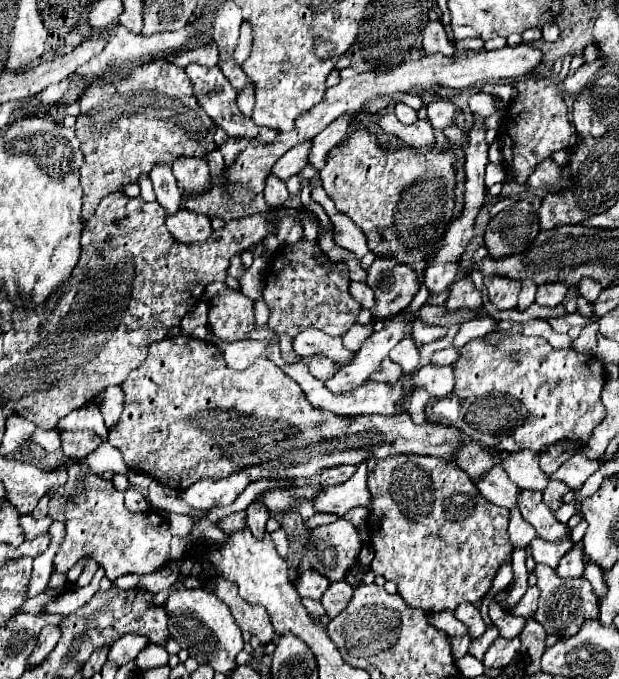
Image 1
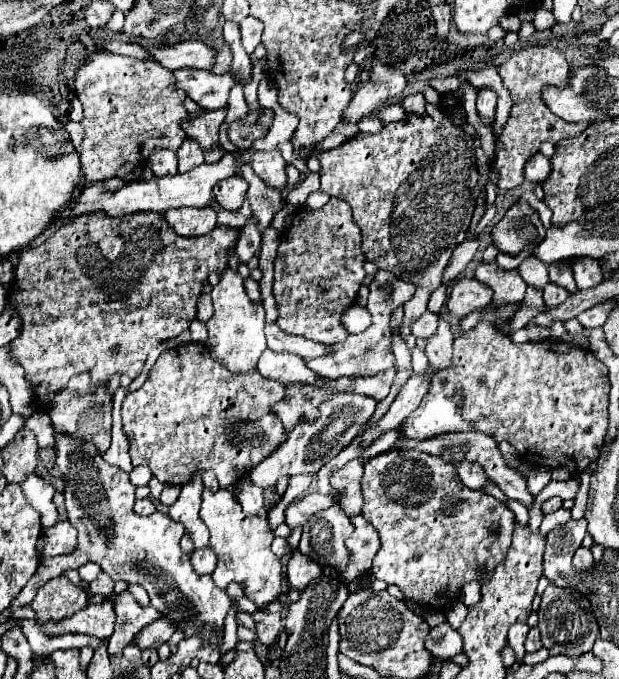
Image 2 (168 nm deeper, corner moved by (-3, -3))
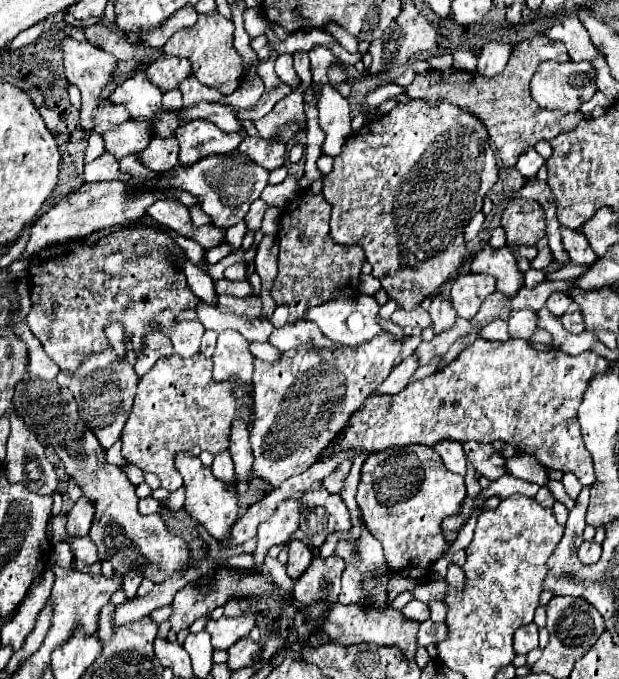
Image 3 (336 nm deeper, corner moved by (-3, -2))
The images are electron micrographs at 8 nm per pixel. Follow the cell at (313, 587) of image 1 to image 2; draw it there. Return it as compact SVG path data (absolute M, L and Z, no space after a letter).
M295 550L291 560L287 562L287 574L289 574L289 584L301 592L313 578L317 578L321 574L321 568L319 568L319 564L315 564L315 560L311 560L309 556L303 556L299 550Z

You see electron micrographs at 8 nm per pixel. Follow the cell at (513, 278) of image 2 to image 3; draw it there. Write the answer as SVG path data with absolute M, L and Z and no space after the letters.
M485 245L481 251L475 253L471 261L473 273L493 275L497 279L497 291L505 297L515 295L523 285L523 271L517 267L515 257L511 255L509 247L493 249Z

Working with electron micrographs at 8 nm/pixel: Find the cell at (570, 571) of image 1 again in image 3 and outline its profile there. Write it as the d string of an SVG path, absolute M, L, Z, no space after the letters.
M585 541L581 547L579 547L579 561L585 563L585 565L593 565L597 563L601 557L601 545L595 543L595 541Z

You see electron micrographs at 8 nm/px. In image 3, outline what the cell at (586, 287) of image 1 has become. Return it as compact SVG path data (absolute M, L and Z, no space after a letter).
M561 227L561 237L563 237L563 247L575 265L593 265L595 263L597 255L591 251L589 241L583 237L583 233L567 231L567 227Z

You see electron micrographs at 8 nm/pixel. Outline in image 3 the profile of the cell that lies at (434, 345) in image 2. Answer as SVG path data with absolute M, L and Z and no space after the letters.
M435 295L433 297L433 303L429 307L429 315L431 315L431 321L433 321L433 329L435 329L435 335L447 331L449 327L455 325L455 309L451 307L451 303L447 299L443 299L441 295Z

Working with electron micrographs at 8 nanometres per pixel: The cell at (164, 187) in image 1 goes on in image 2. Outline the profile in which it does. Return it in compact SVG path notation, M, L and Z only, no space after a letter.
M155 150L151 152L151 160L147 166L155 176L175 176L177 174L177 156L173 150Z

